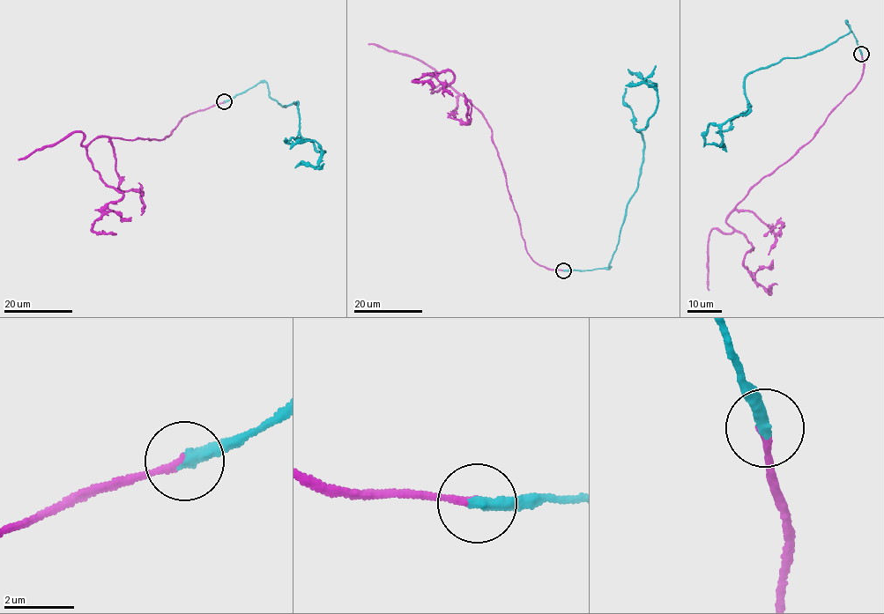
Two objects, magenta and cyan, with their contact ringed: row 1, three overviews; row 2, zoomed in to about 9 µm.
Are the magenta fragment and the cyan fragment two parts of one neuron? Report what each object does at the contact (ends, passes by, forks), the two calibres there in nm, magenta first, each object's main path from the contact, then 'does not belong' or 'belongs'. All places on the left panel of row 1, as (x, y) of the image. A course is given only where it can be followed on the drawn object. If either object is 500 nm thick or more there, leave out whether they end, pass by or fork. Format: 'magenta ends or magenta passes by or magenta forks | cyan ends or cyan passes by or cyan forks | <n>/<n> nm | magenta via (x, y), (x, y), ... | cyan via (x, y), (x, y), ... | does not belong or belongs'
magenta ends | cyan ends | 200/380 nm | magenta via (224, 101), (189, 114), (159, 140), (93, 138), (87, 158), (104, 181), (122, 193), (92, 228), (112, 235) | cyan via (224, 101), (264, 81), (269, 97), (285, 106), (298, 101), (300, 132), (325, 151), (314, 141), (290, 149) | belongs

